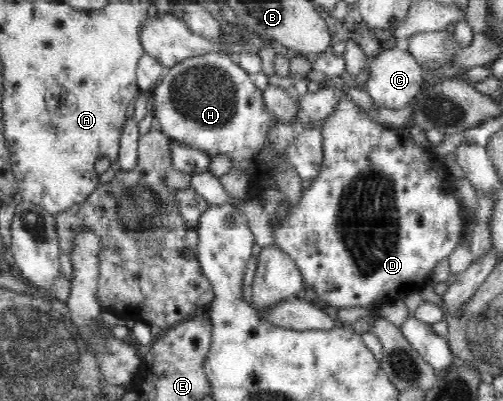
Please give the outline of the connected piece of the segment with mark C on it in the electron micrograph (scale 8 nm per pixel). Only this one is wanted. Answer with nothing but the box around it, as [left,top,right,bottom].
[366,46,425,109]

